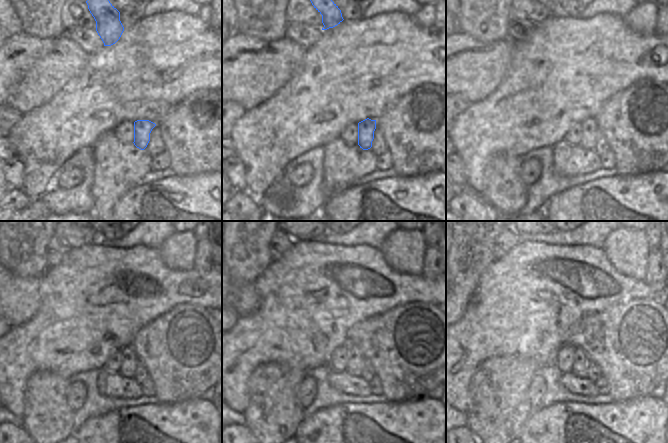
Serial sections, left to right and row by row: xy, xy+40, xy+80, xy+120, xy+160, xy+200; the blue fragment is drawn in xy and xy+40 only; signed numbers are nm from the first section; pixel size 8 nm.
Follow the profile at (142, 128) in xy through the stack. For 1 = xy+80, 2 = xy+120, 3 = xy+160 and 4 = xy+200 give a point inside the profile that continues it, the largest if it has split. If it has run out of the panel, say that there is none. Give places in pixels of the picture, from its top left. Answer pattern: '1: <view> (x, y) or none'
1: xy+80 (590, 132)
2: xy+120 (130, 360)
3: xy+160 (355, 359)
4: xy+200 (580, 364)

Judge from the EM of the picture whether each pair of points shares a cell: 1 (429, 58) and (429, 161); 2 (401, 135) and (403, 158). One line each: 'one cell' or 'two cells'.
1: two cells
2: one cell

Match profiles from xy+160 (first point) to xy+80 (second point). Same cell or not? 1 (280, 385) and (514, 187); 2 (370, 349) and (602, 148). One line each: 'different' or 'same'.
1: same
2: different

